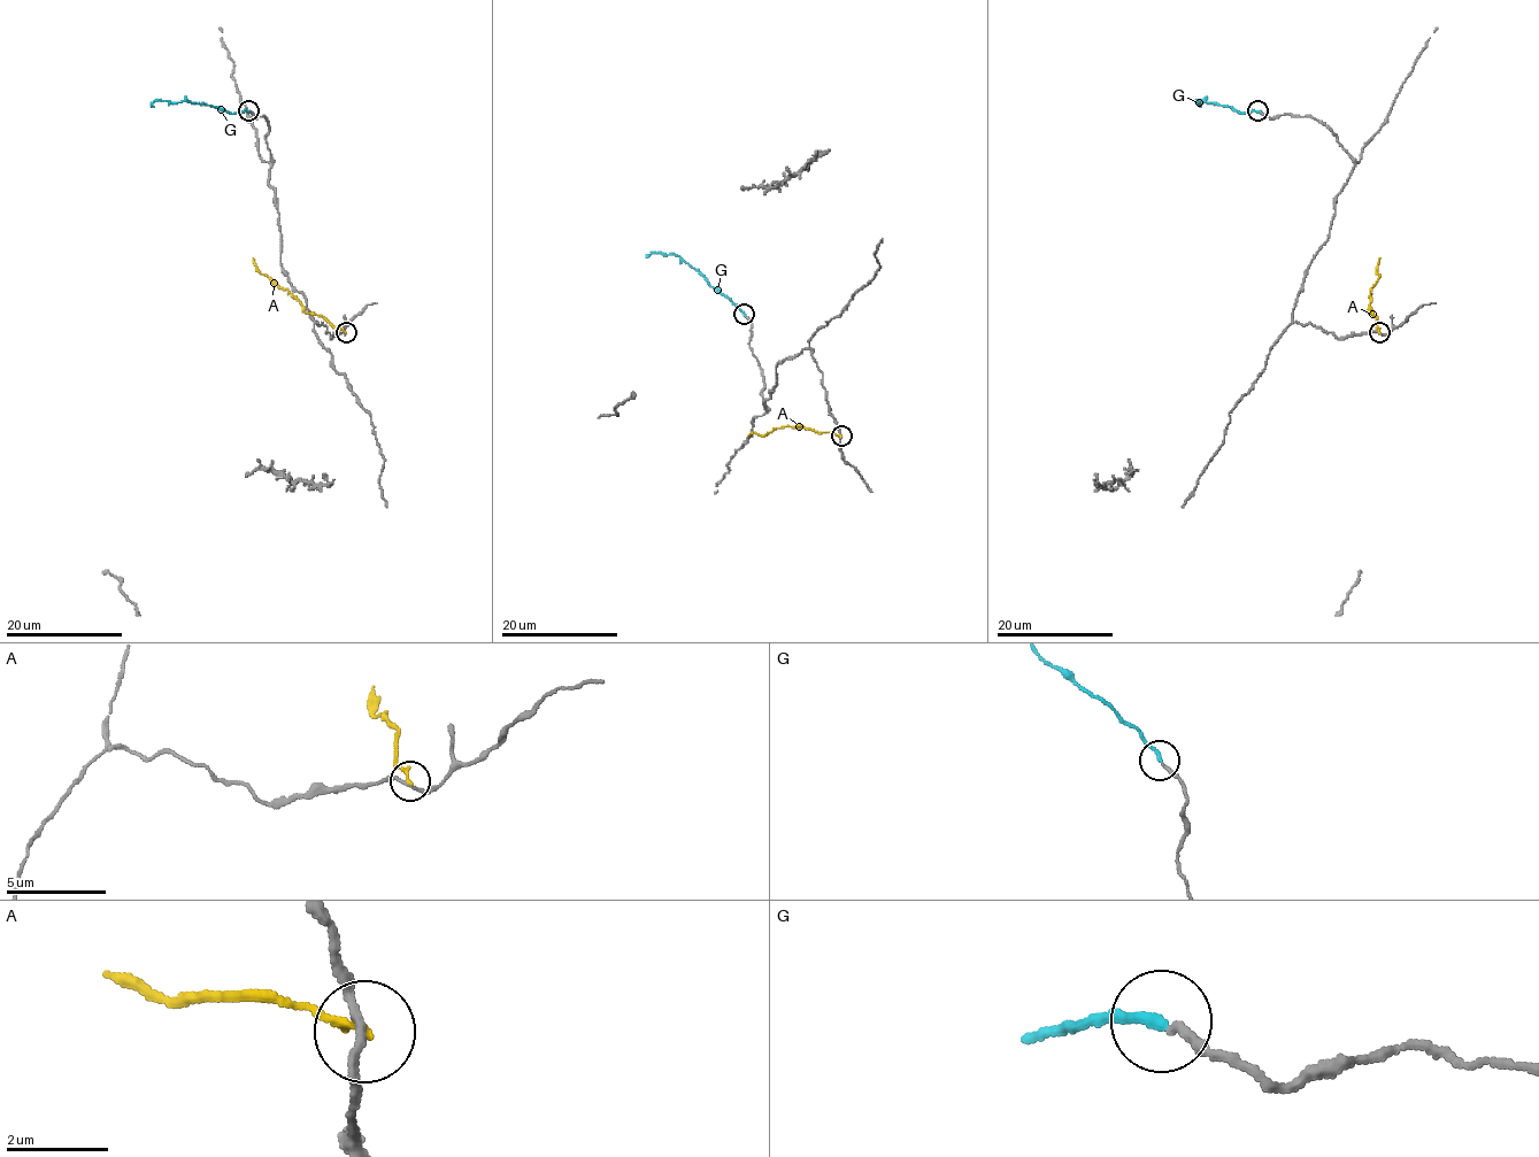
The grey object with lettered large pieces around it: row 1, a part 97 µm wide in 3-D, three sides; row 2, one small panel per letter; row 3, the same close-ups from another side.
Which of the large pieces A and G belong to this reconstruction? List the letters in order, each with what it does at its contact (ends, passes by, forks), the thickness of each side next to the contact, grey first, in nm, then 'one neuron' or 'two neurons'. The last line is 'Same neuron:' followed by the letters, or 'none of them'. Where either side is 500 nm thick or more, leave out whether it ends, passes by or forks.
A: it ends there; 150 nm thick on the grey side, 170 nm on the other; two neurons
G: it ends there; 180 nm thick on the grey side, 220 nm on the other; one neuron
Same neuron: G

